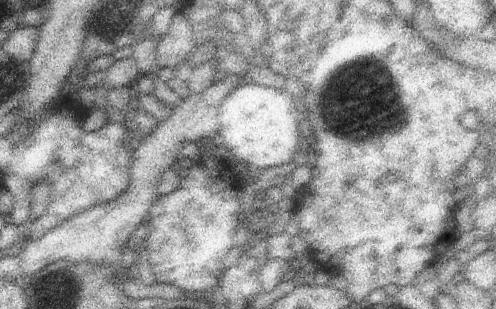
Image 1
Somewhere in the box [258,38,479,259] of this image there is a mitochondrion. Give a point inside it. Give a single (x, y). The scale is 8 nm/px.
(368, 77)

